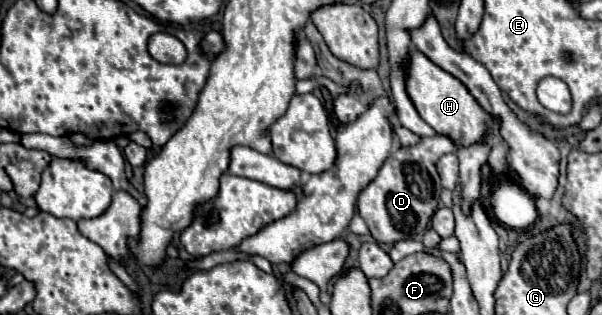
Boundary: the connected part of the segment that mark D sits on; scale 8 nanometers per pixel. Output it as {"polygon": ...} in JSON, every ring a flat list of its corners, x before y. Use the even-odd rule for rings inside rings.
{"polygon":[[448,135,424,137,418,145,396,149,378,171,376,179,360,193,358,213,366,221,370,235,380,243,398,243,402,239,422,241,432,213,438,209,438,195,442,191,440,175,436,173,438,157,458,151,460,145]]}

